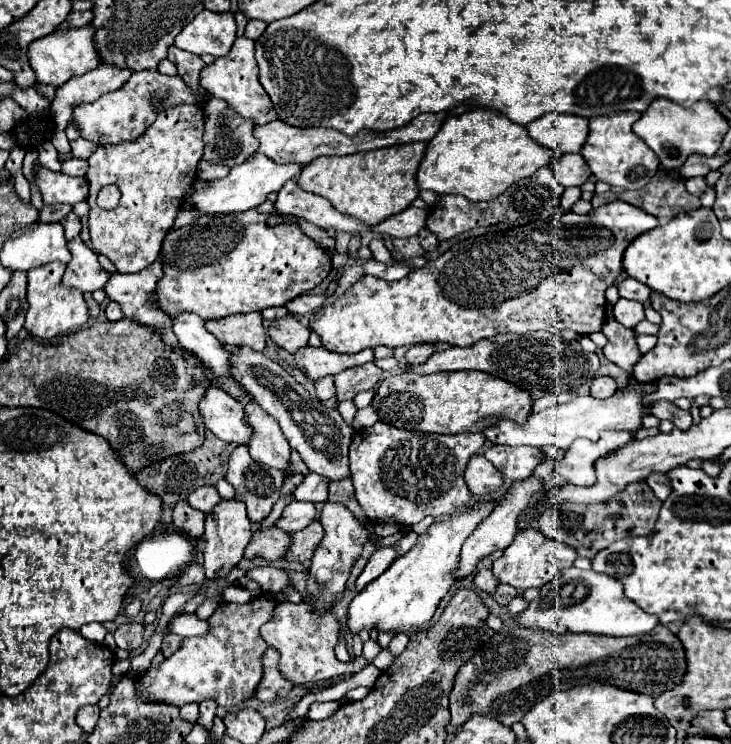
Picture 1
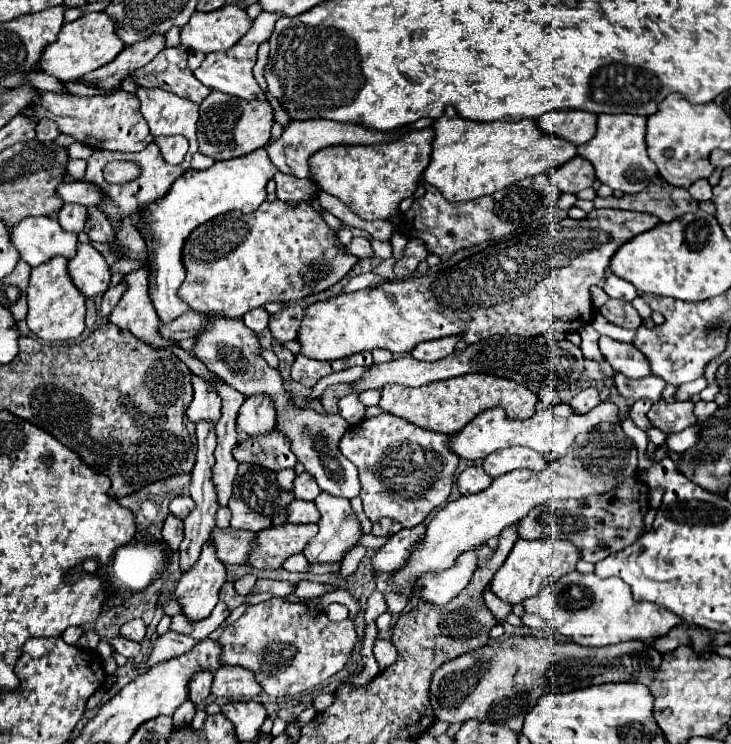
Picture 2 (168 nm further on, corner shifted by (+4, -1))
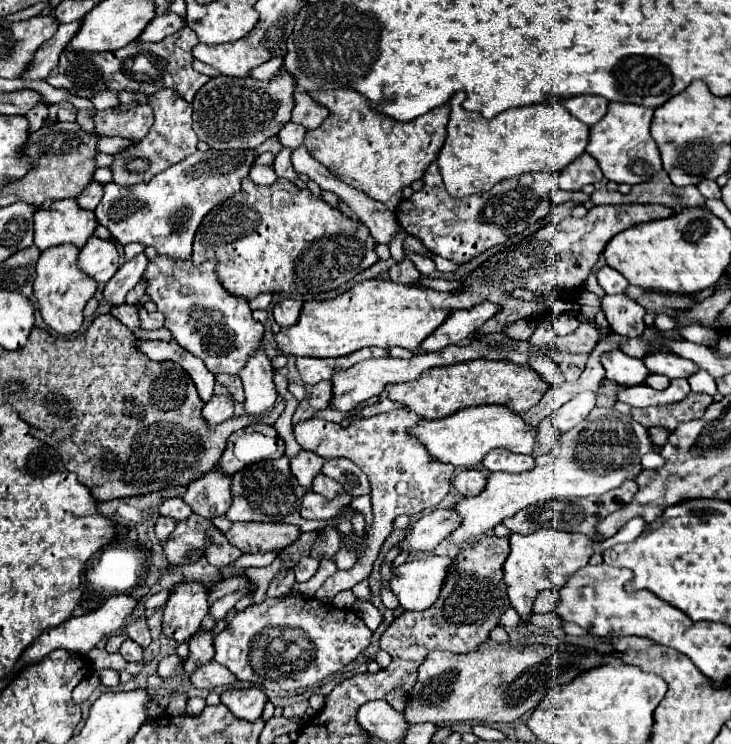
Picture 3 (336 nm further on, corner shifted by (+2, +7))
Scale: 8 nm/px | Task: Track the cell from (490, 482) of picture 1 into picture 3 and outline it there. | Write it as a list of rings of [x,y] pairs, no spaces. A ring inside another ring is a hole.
[[[464,469],[452,479],[452,485],[460,495],[476,497],[484,489],[486,477],[478,469]]]

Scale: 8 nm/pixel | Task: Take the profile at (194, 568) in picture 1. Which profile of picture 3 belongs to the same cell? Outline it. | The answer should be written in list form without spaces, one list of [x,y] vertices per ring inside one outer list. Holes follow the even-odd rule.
[[[228,393],[214,395],[204,405],[202,415],[208,421],[208,425],[218,425],[218,423],[224,423],[224,421],[228,421],[232,417],[232,405],[234,405],[234,401],[232,401],[232,397]]]

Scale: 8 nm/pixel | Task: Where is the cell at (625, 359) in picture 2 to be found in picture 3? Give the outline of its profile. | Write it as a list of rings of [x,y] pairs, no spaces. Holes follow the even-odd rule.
[[[652,353],[652,355],[644,357],[644,365],[652,373],[666,375],[668,379],[678,379],[678,377],[688,379],[690,373],[698,371],[696,363],[682,359],[682,357],[676,357],[676,355],[670,355],[670,353]]]

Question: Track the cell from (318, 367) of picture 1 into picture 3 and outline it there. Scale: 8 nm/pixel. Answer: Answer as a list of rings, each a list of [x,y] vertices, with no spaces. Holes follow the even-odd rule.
[[[366,347],[366,349],[360,349],[352,355],[346,355],[346,357],[338,357],[338,359],[314,359],[314,357],[298,357],[296,359],[296,367],[300,371],[300,377],[304,383],[308,385],[316,385],[320,383],[322,379],[330,379],[336,371],[342,371],[342,369],[348,369],[364,359],[370,359],[370,357],[388,357],[388,351],[386,349],[380,349],[380,347]]]

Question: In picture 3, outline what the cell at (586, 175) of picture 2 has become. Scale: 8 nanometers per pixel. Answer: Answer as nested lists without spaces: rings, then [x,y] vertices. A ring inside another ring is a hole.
[[[588,153],[580,155],[560,173],[560,189],[564,191],[578,191],[588,183],[598,183],[598,181],[602,181],[602,171],[596,159],[590,157]]]

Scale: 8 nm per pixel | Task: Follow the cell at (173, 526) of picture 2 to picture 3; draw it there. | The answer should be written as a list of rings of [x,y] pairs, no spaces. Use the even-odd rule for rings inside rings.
[[[158,517],[158,519],[156,519],[156,523],[154,523],[156,537],[158,537],[160,541],[164,541],[164,539],[174,531],[174,527],[176,527],[174,519],[170,519],[170,517]]]

